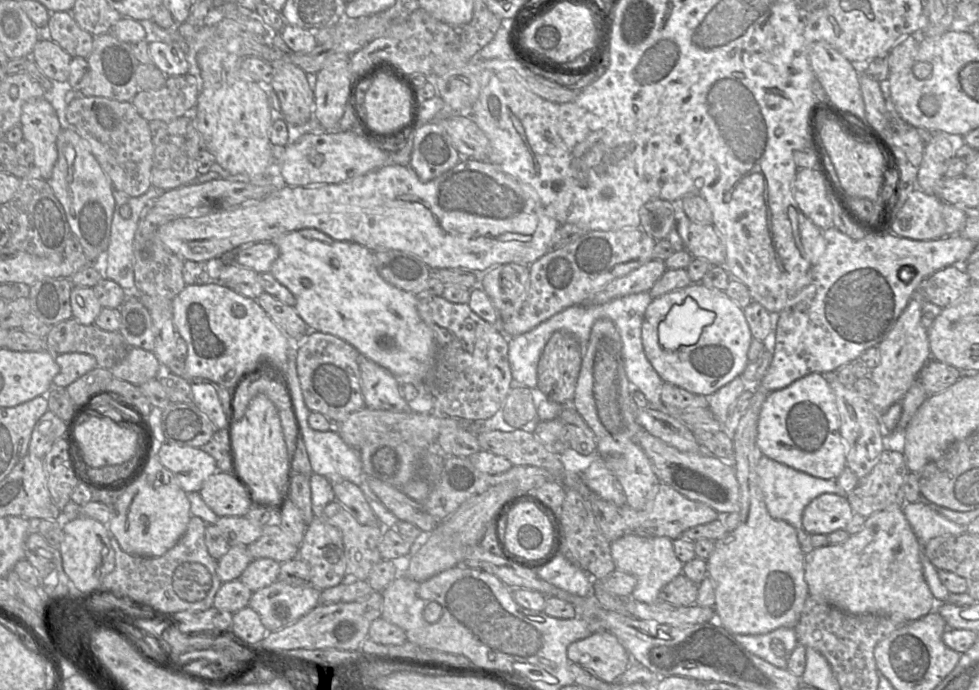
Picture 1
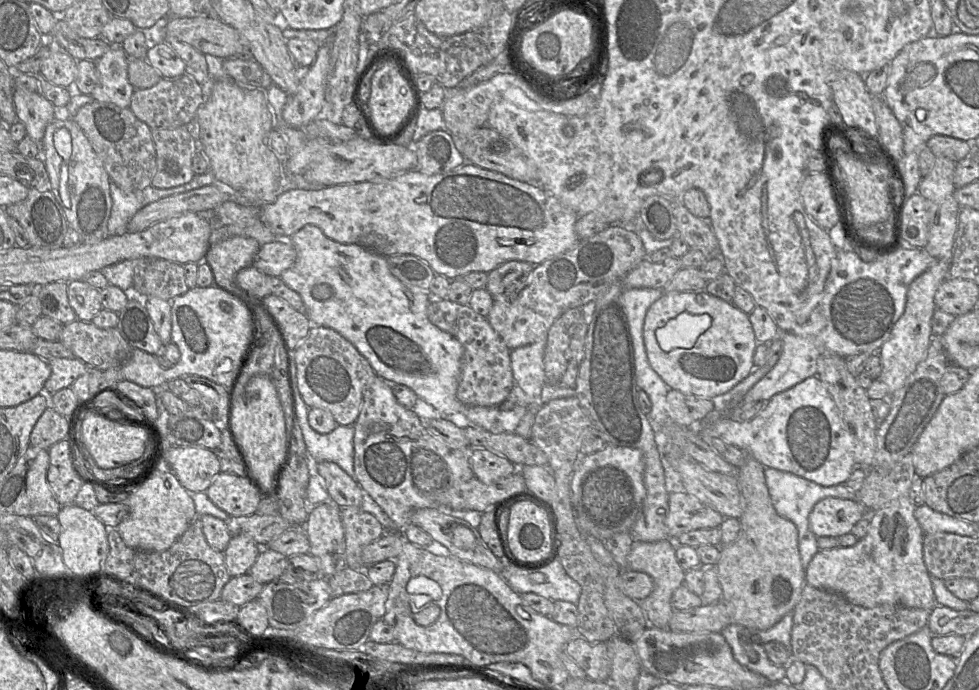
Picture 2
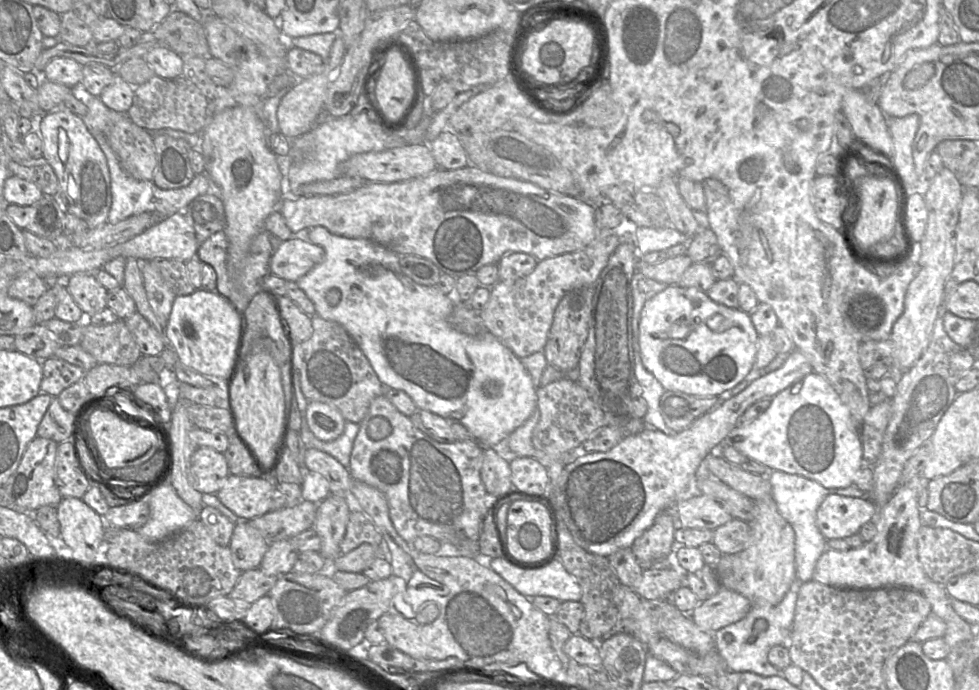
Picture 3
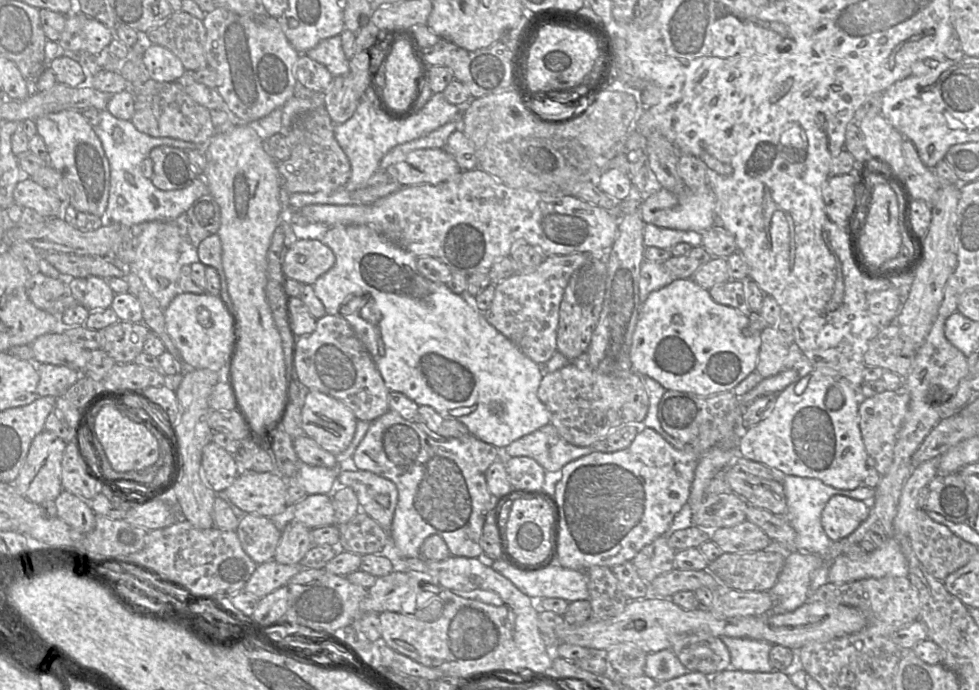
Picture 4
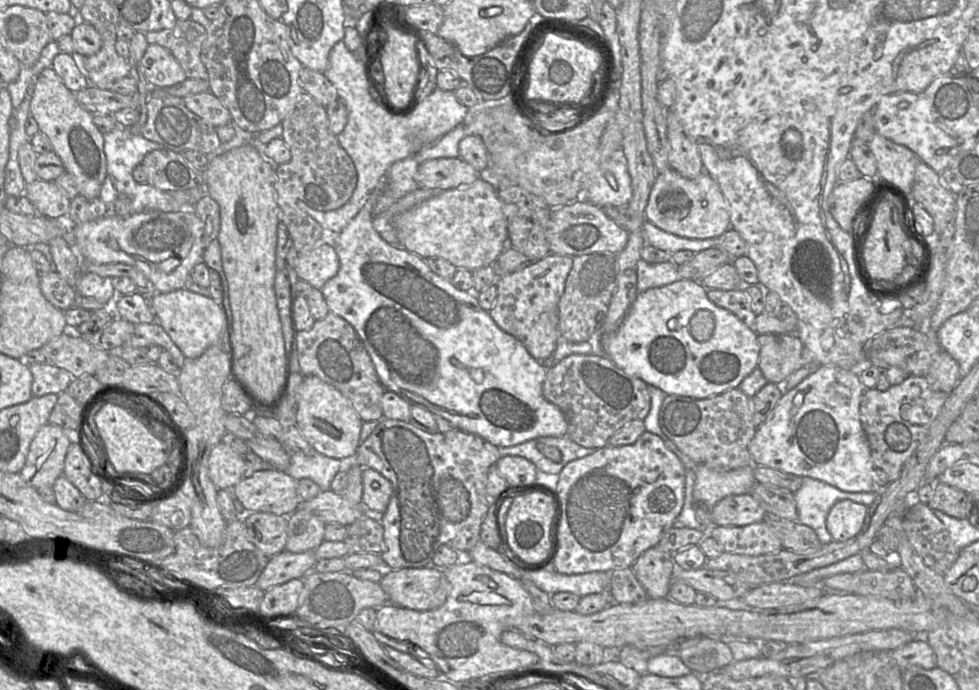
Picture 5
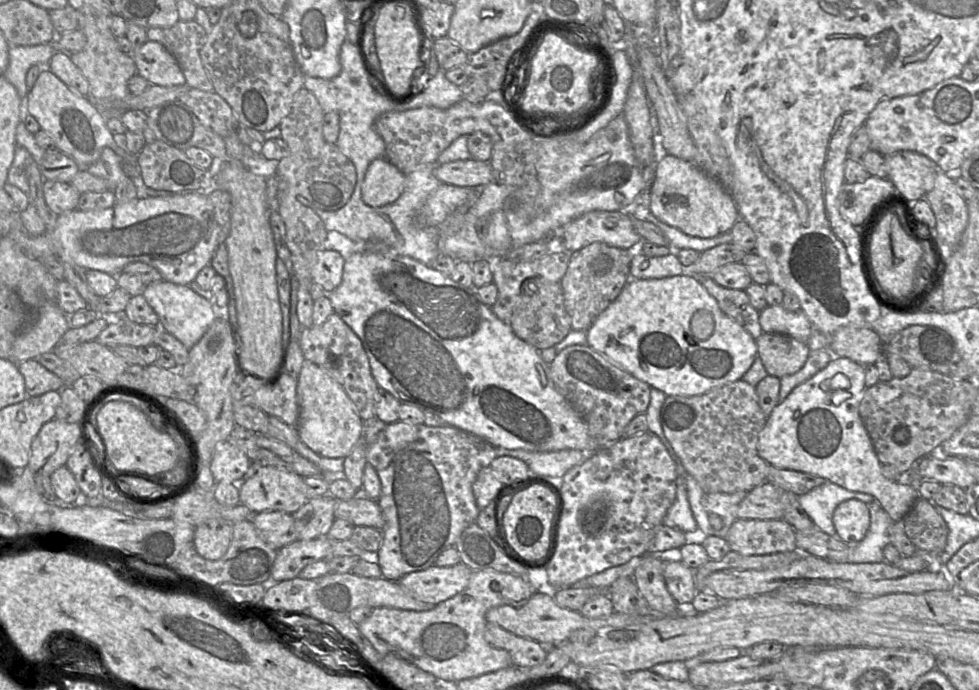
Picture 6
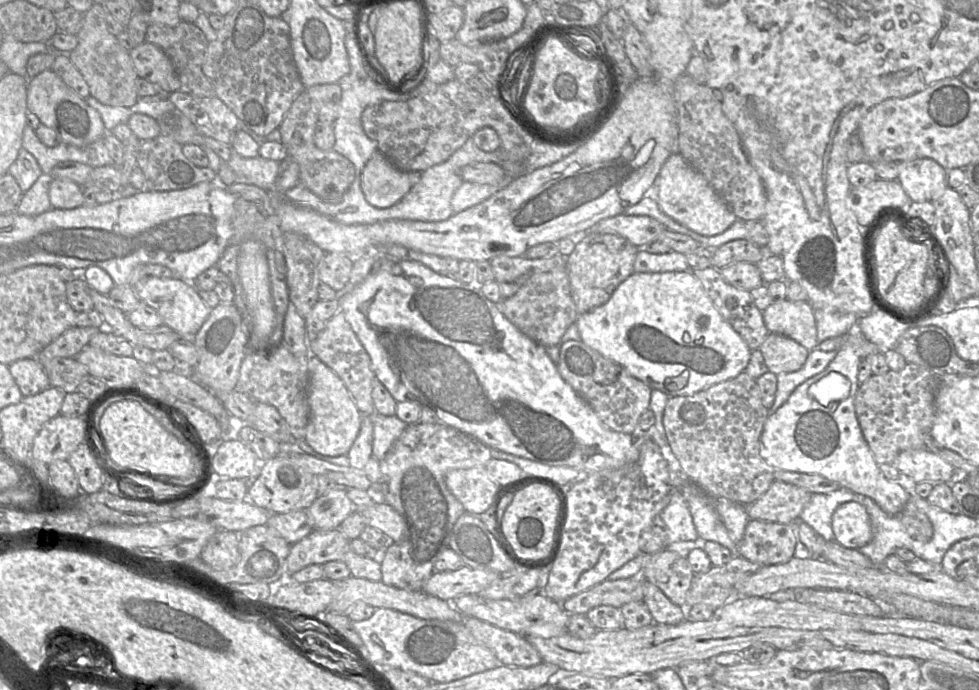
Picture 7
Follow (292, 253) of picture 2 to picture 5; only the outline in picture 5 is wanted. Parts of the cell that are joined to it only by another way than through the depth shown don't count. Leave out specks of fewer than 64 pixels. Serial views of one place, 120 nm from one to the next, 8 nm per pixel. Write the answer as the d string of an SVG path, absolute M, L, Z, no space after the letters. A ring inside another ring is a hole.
M321 242L308 251L298 253L295 270L299 279L320 290L339 271L340 260L334 245Z

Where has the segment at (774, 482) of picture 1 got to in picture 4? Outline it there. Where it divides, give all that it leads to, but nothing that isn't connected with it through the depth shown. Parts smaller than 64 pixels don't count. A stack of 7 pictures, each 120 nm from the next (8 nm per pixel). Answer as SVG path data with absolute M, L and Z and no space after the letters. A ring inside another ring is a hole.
M786 475L782 481L787 501L785 517L796 532L796 551L800 553L816 554L824 559L825 563L813 573L813 579L809 586L809 595L819 587L828 583L828 572L831 564L829 548L831 539L825 533L822 526L822 511L829 499L834 495L844 495L855 500L871 502L875 495L875 488L861 485L854 490L841 490L829 486L820 479Z

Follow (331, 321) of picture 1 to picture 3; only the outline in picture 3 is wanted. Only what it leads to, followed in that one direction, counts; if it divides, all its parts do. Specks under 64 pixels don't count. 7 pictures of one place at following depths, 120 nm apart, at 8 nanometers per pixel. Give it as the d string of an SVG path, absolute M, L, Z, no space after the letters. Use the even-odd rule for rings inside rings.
M322 226L305 229L309 229L309 241L321 246L325 250L326 256L321 263L313 267L307 274L296 281L297 285L313 302L316 315L325 320L337 322L346 329L365 354L380 382L386 389L392 388L402 390L411 397L418 409L427 410L445 419L453 419L461 423L470 431L475 440L484 447L494 447L501 442L506 442L509 435L532 415L537 408L537 388L533 384L531 376L523 366L521 359L505 346L495 335L487 330L477 336L470 336L460 333L452 328L448 322L448 317L456 305L453 301L453 297L444 294L437 287L424 286L414 282L403 273L400 265L400 255L376 242L362 238L338 236L332 234ZM332 288L340 290L342 295L341 301L336 306L330 306L325 298L327 292ZM487 382L497 383L499 387L499 394L497 396L489 396L484 393L484 385Z

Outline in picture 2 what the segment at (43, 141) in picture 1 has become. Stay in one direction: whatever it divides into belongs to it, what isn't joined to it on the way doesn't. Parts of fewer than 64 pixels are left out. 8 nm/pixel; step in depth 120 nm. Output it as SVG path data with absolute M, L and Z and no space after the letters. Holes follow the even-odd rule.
M14 88L14 106L17 119L23 122L26 134L41 145L47 125L57 116L57 108L38 92Z

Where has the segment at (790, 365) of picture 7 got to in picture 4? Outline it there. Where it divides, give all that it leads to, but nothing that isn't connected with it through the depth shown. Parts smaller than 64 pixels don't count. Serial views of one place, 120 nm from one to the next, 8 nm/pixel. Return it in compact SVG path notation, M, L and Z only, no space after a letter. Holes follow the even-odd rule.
M767 326L760 332L761 346L756 371L763 377L774 376L784 369L784 360L789 346L782 335L773 326Z

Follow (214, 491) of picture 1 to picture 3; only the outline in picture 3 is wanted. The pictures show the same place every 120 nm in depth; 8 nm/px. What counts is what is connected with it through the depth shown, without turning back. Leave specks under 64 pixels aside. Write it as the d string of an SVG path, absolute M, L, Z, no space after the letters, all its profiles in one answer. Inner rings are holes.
M230 474L216 495L240 519L251 520L271 510L275 492L273 478Z

